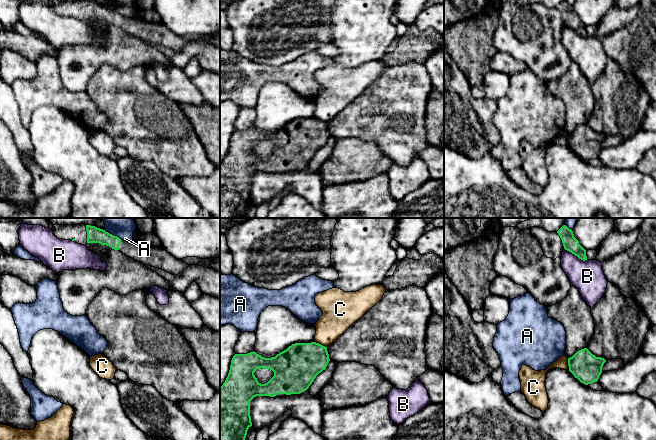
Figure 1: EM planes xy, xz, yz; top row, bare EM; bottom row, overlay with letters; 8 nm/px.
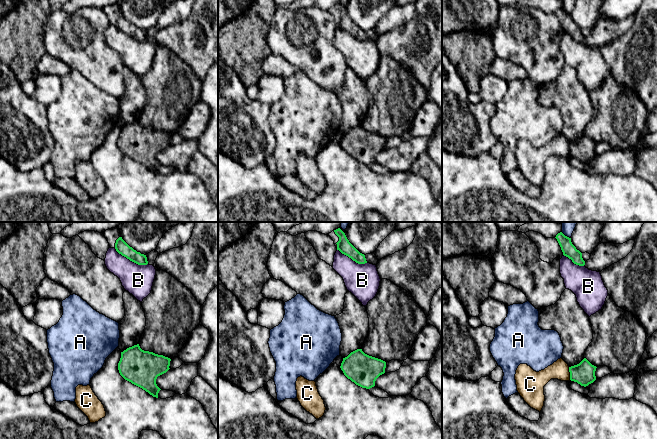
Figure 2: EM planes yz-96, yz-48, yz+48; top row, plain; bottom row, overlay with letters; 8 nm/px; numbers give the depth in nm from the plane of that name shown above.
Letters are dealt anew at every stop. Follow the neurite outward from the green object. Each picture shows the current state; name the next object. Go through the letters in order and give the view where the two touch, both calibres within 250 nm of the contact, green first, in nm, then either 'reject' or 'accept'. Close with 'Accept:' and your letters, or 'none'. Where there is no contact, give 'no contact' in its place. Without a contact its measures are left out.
A: xy | 130/130 nm | reject
B: yz | 120/260 nm | reject
C: xz | 320/240 nm | reject
Accept: none

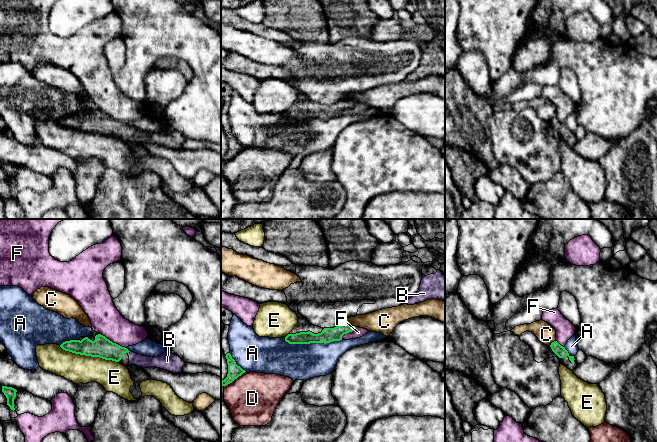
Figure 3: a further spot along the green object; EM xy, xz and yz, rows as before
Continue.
A: xz | 120/280 nm | reject
B: xy | 170/100 nm | accept
C: xz | 120/180 nm | reject
D: xz | 110/400 nm | reject
E: xy | 170/220 nm | reject
F: xy | 170/240 nm | reject
Accept: B

